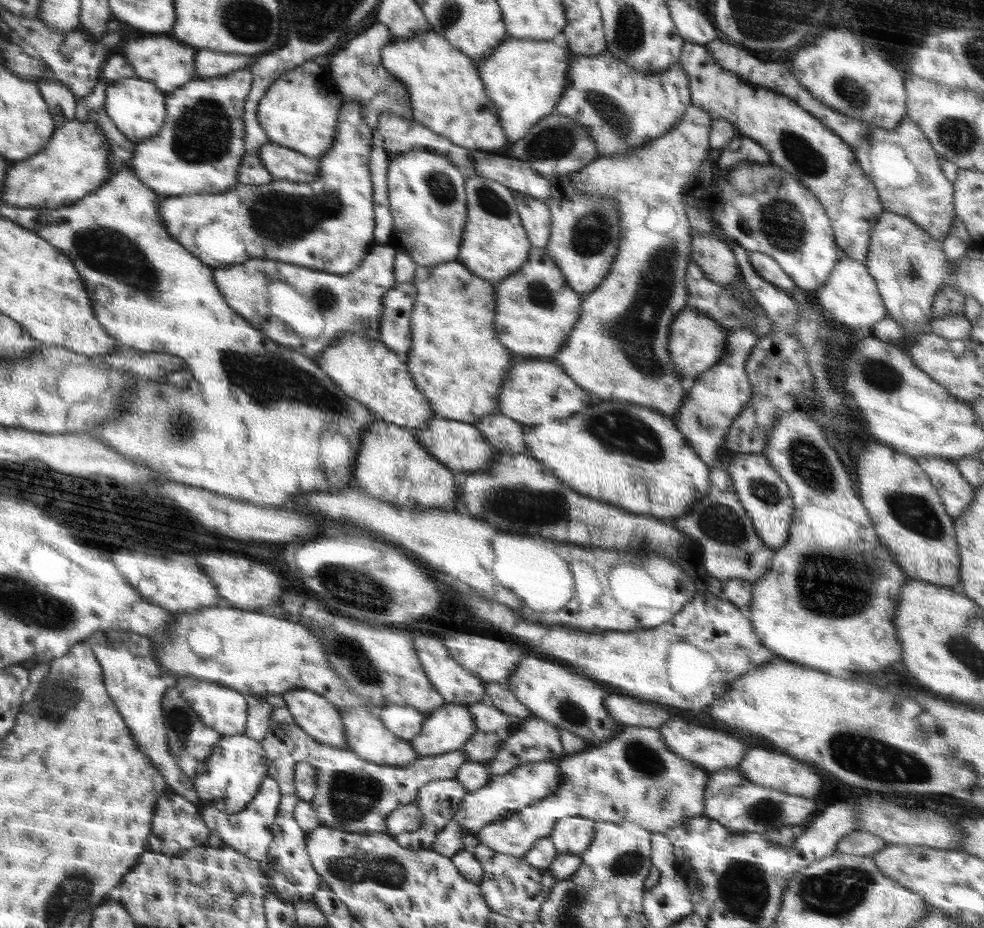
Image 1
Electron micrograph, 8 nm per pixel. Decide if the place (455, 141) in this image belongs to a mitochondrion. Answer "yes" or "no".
no

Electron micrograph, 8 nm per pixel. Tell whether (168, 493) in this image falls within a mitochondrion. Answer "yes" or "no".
no

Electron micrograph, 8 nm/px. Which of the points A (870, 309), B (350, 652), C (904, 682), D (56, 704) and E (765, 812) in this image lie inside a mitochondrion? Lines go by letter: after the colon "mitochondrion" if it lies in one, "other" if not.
A: other
B: mitochondrion
C: other
D: mitochondrion
E: mitochondrion

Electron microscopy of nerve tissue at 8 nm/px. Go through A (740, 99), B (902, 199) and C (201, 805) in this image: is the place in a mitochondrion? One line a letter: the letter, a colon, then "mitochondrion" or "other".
A: other
B: other
C: other

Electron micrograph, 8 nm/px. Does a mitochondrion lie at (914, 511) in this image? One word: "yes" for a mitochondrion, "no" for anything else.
yes

